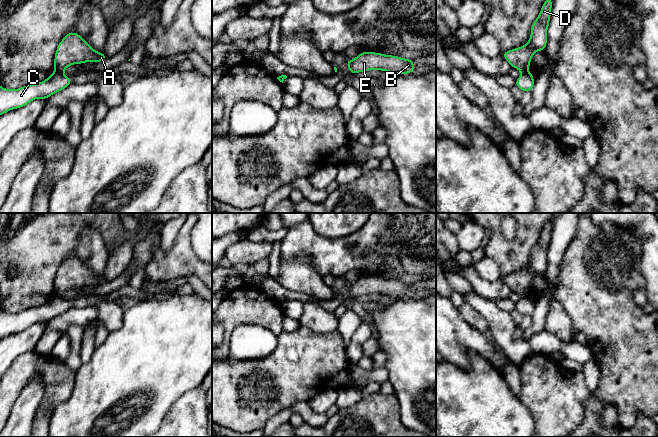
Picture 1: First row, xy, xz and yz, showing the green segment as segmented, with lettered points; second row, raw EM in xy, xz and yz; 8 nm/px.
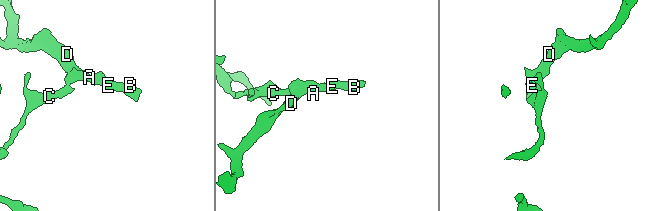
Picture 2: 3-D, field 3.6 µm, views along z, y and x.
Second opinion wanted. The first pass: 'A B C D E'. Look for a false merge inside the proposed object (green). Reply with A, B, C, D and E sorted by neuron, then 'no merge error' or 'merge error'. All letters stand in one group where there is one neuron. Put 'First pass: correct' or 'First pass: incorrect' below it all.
groups A B D E / C; merge error
First pass: incorrect

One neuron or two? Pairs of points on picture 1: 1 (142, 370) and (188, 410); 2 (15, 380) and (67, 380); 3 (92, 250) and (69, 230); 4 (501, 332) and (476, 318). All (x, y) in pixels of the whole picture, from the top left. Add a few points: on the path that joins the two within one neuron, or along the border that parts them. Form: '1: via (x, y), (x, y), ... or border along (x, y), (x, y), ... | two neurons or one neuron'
1: border along (197, 387), (184, 393), (174, 403), (164, 420) | two neurons
2: via (28, 371), (51, 371), (54, 374) | one neuron
3: border along (101, 234), (85, 227), (75, 255) | two neurons
4: border along (471, 307), (485, 319), (489, 329) | two neurons

